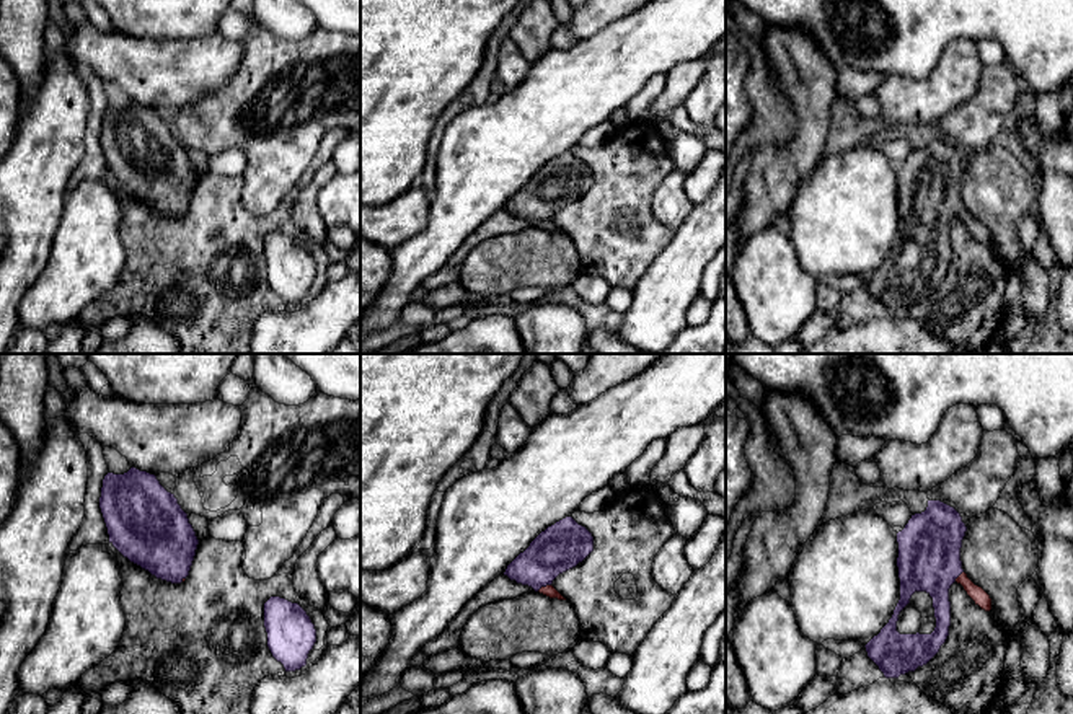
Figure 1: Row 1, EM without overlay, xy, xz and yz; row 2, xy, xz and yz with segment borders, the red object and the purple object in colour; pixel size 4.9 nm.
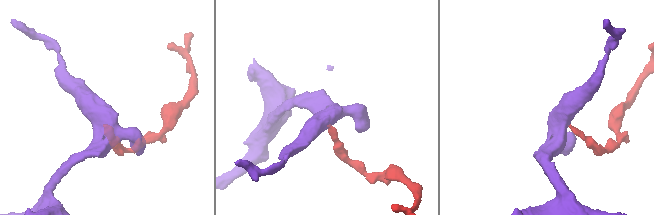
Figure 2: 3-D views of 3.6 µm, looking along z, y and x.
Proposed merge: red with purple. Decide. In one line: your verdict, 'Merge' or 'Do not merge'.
Merge

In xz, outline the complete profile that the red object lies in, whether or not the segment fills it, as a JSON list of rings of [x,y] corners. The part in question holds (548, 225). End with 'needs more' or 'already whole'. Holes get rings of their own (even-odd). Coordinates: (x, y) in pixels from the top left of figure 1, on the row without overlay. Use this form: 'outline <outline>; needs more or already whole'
outline [[[572,152],[541,166],[506,204],[504,210],[550,233],[566,235],[551,218],[594,186],[592,168]]]; needs more

